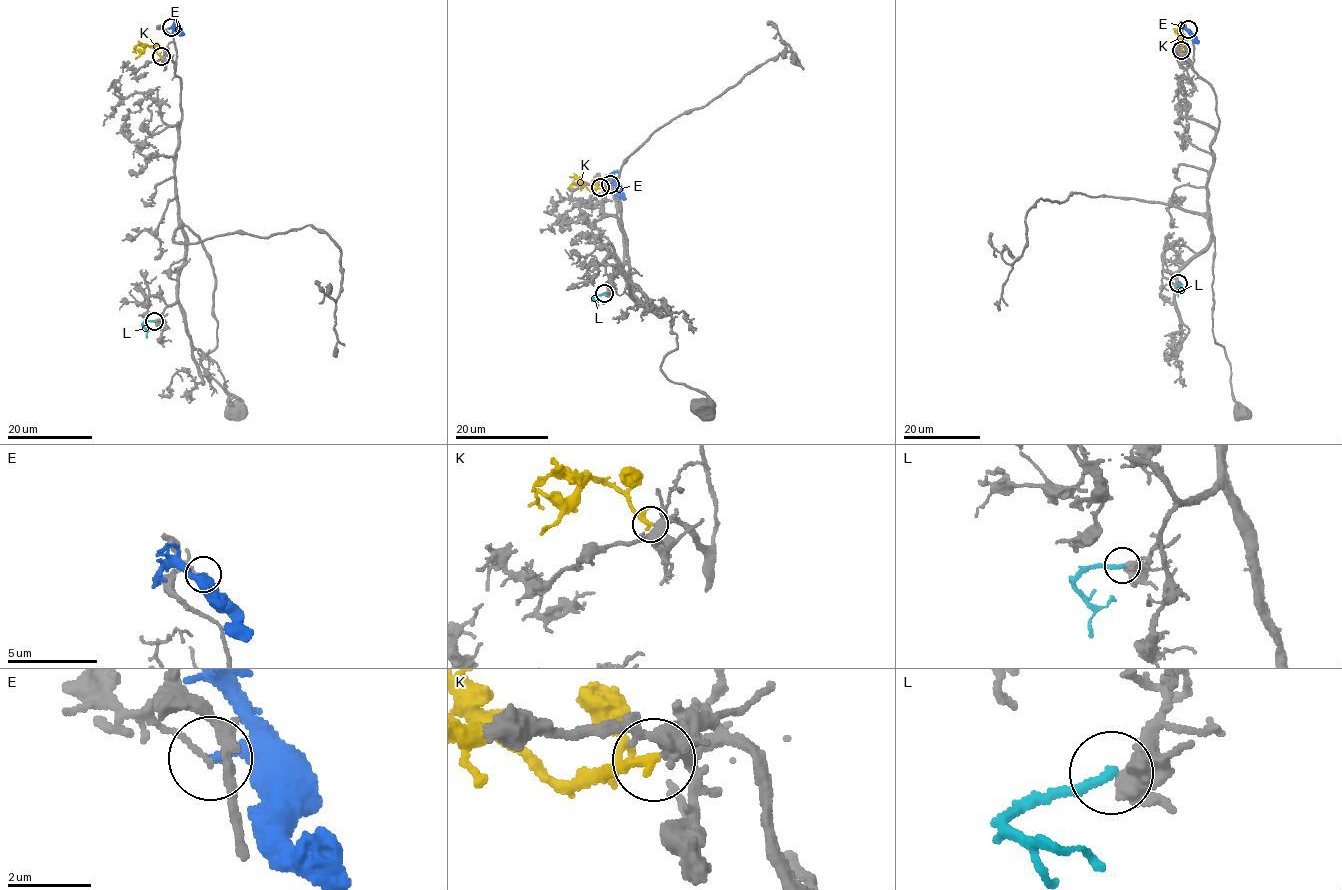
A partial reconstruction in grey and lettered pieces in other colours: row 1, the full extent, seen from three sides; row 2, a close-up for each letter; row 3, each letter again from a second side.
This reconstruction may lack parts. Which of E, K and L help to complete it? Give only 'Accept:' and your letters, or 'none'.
Accept: K

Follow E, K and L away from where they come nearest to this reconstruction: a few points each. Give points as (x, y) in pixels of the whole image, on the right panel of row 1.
E: (1188, 29), (1197, 44)
K: (1181, 50), (1186, 41), (1182, 38)
L: (1178, 284), (1178, 297)

